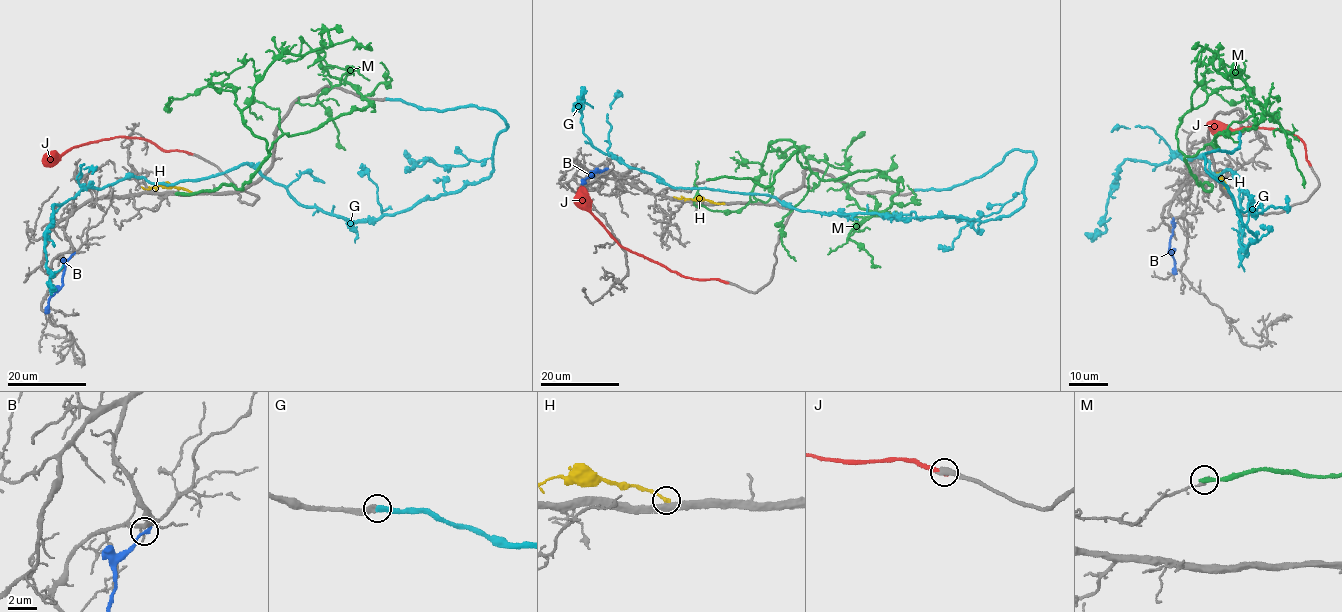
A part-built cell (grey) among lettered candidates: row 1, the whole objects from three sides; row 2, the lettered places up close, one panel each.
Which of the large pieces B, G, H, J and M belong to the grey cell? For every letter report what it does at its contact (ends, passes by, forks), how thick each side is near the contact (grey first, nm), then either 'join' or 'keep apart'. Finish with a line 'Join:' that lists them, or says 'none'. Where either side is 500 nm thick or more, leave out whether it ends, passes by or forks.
B: it ends; calibres 190 and 280 nm; keep apart
G: it ends; calibres 420 and 360 nm; join
H: it ends; calibres 480 and 200 nm; keep apart
J: it ends; calibres 400 and 320 nm; keep apart
M: it ends; calibres 260 and 360 nm; keep apart
Join: G

